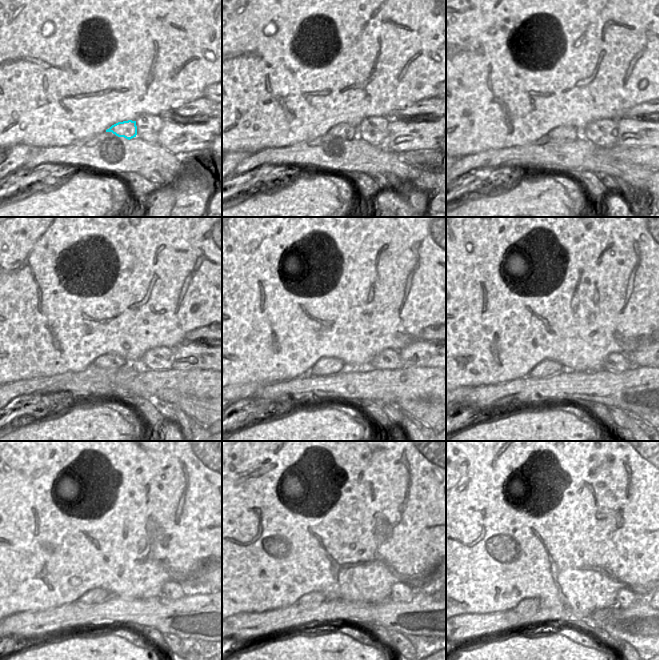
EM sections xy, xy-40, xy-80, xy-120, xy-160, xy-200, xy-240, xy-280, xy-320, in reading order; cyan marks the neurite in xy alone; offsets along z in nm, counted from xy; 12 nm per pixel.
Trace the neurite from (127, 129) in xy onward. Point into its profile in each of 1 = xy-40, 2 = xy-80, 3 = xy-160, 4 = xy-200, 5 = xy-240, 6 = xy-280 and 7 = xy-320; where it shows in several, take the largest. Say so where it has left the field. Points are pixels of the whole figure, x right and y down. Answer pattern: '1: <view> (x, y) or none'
1: xy-40 (344, 131)
2: xy-80 (563, 133)
3: xy-160 (326, 366)
4: xy-200 (546, 368)
5: xy-240 (95, 596)
6: xy-280 (312, 600)
7: xy-320 (532, 604)

